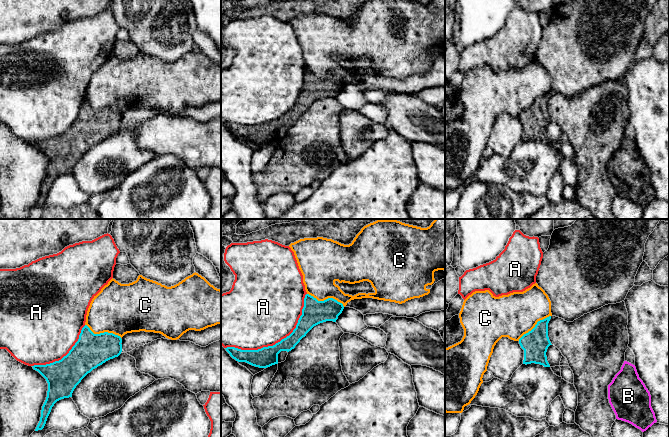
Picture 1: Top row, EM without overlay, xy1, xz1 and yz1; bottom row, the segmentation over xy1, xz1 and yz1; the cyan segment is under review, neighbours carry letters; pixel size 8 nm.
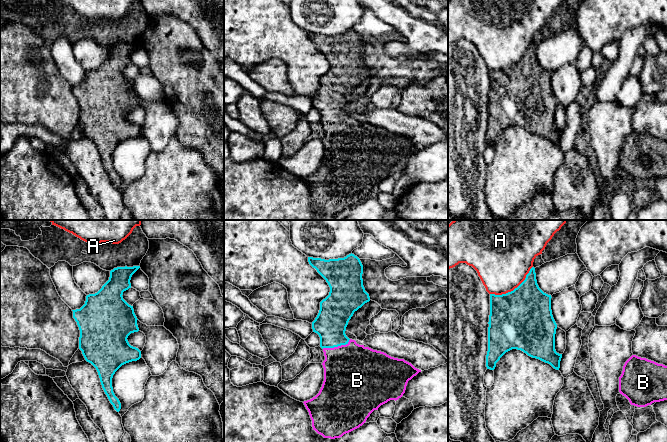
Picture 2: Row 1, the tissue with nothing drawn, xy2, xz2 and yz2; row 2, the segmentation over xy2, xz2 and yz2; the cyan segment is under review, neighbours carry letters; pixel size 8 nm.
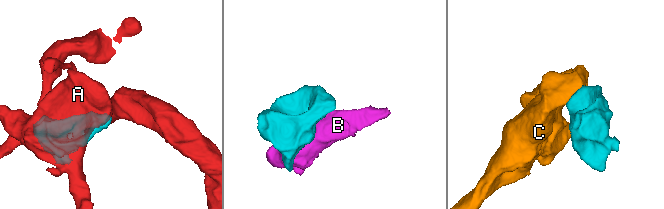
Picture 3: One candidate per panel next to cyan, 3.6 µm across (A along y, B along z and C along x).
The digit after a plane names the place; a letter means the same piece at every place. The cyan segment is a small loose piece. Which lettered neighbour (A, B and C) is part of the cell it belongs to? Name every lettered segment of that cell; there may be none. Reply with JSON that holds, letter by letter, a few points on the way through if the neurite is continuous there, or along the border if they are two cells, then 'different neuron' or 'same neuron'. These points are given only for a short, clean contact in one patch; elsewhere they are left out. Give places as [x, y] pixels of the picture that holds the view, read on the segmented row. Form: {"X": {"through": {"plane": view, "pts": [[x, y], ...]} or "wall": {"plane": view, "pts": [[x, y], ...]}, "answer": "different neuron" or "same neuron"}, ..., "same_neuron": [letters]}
{"A": {"answer": "different neuron"}, "B": {"through": {"plane": "xz2", "pts": [[330, 324], [332, 338], [336, 346], [352, 372]]}, "answer": "same neuron"}, "C": {"wall": {"plane": "xz1", "pts": [[307, 293], [318, 300], [334, 298], [344, 306]]}, "answer": "different neuron"}, "same_neuron": ["B"]}

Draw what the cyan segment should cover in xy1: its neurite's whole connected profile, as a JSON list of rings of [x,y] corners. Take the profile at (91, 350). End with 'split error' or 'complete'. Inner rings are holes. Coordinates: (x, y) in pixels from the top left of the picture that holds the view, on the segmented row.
[[[85,325],[78,341],[61,360],[46,365],[34,365],[48,383],[46,400],[35,431],[42,430],[54,404],[72,393],[81,380],[93,369],[118,357],[122,352],[122,339],[113,333],[94,334]]]; complete

